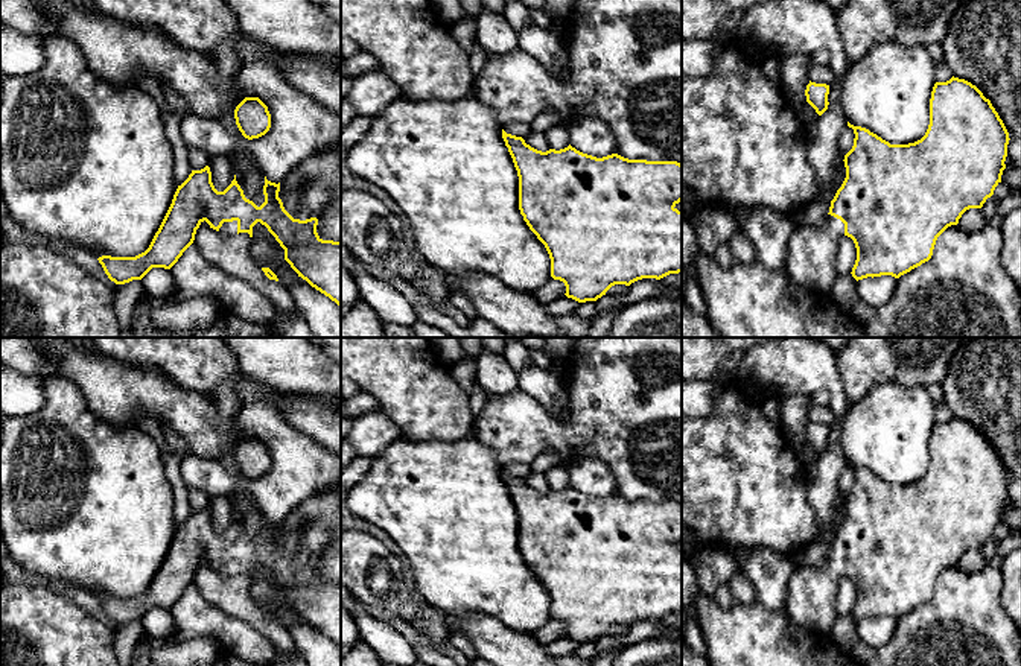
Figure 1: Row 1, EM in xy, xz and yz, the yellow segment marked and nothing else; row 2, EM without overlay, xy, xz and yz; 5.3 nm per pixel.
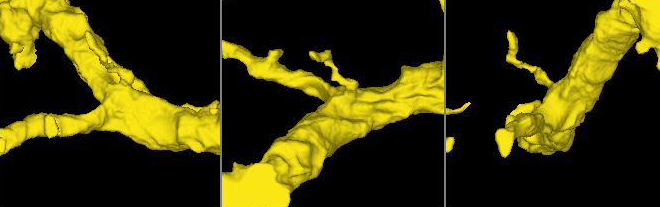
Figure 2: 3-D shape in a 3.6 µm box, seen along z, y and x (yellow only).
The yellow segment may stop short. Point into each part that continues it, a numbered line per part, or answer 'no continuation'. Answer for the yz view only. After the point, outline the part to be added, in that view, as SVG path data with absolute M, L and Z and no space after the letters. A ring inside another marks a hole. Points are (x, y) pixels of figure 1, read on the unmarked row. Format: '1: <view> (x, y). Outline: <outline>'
1: yz (811, 595). Outline: M828 555L817 567L797 566L787 587L785 613L796 623L820 634L831 634L838 617L838 581L844 576L844 564Z

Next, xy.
1: xy (229, 569). Outline: M237 561L224 563L222 567L219 569L219 573L222 576L234 576L234 575L237 575Z

